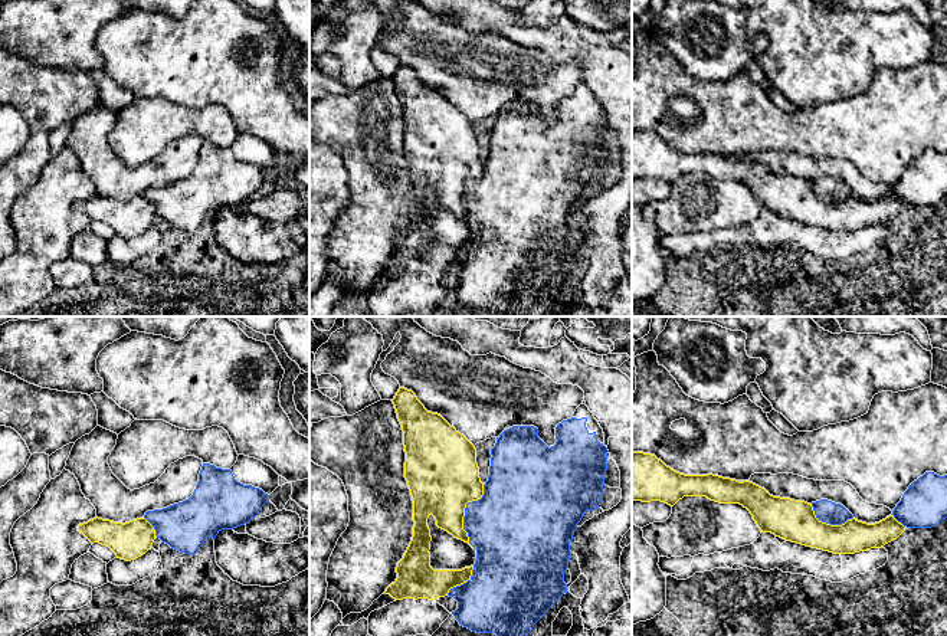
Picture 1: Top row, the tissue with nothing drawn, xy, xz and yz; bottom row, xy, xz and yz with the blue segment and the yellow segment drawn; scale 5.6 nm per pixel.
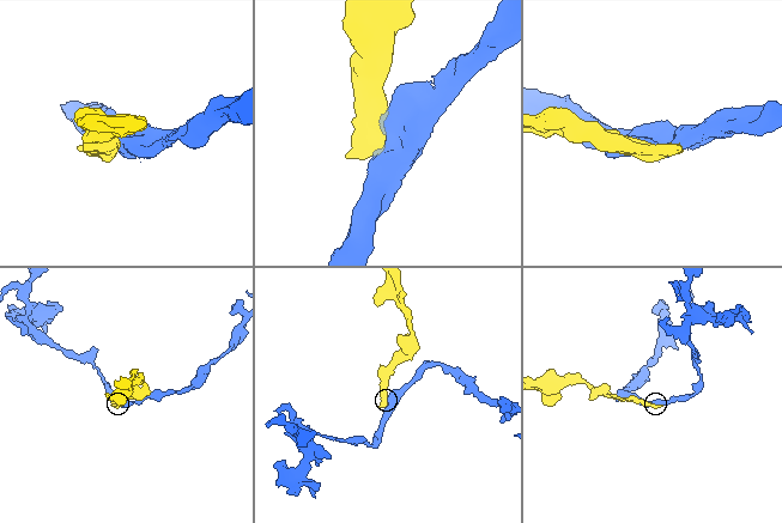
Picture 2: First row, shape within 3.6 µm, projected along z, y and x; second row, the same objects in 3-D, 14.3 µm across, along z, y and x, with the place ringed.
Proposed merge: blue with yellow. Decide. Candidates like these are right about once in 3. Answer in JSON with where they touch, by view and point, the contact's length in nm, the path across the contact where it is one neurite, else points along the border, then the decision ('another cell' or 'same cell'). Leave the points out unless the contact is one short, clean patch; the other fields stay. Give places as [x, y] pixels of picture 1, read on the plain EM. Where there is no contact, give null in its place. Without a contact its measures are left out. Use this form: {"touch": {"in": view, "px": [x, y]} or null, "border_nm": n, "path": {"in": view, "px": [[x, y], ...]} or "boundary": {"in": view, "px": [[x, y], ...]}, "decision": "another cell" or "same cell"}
{"touch": {"in": "xz", "px": [465, 192]}, "border_nm": 360, "decision": "another cell"}

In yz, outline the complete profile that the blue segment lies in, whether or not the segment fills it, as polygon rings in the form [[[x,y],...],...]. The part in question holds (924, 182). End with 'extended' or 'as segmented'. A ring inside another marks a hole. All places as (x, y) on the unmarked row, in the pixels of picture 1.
[[[925,150],[904,170],[892,188],[907,206],[931,206],[947,196],[947,153]]]; as segmented

